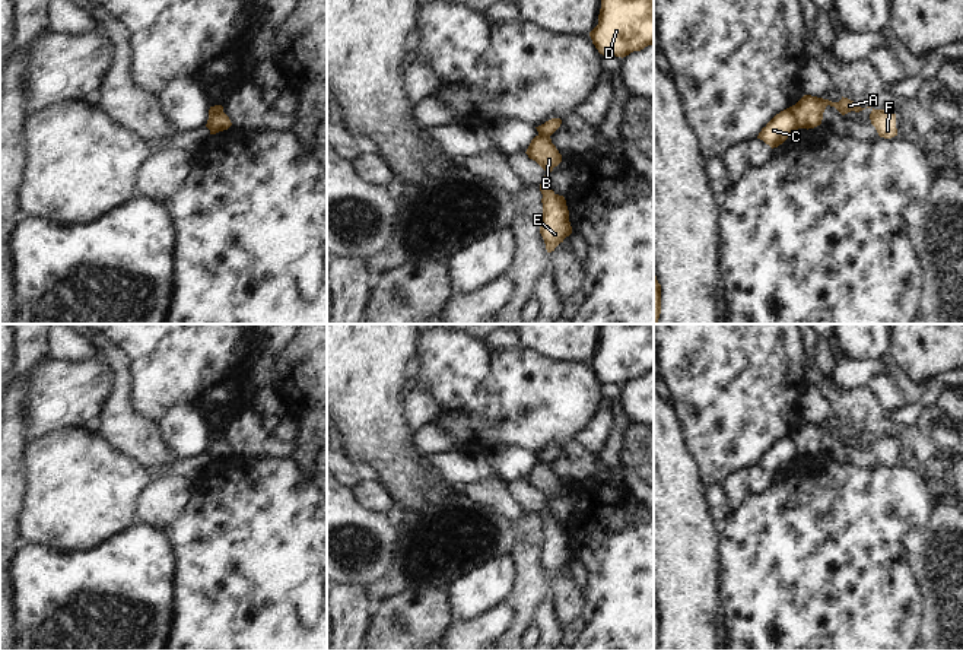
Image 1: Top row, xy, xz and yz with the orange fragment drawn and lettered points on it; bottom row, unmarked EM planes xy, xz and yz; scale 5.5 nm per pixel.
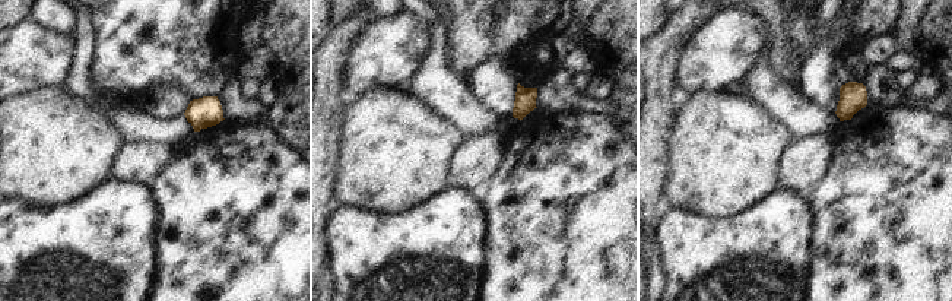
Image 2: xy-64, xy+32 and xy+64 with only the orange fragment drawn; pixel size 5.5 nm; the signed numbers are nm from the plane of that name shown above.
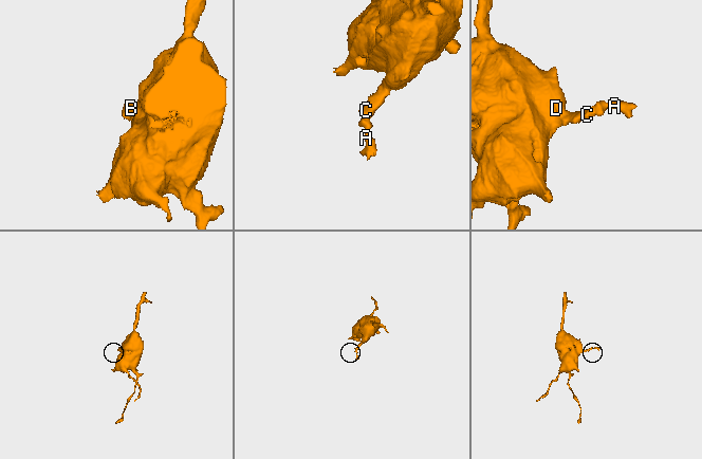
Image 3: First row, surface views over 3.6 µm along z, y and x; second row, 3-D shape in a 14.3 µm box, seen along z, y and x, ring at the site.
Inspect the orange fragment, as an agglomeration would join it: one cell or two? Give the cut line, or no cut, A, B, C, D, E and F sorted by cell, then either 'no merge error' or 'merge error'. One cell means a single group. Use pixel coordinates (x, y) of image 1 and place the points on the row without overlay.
cut yz (790, 434), (798, 454); groups A B E F / C D; merge error

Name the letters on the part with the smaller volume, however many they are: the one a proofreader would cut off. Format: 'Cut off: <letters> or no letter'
Cut off: A, B, E, F

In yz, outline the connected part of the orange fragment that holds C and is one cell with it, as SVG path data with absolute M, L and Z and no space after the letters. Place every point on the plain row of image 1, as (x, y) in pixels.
M791 435L776 441L759 460L757 466L763 467L772 476L782 471L798 457Z

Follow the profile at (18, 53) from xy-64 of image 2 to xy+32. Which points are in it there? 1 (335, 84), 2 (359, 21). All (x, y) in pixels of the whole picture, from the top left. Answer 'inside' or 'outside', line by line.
1: outside
2: outside

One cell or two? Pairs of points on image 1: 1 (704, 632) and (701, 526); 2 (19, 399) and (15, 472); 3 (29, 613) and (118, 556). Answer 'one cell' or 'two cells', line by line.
1: one cell
2: one cell
3: one cell

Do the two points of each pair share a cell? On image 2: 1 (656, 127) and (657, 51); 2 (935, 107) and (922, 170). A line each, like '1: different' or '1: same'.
1: same
2: different

